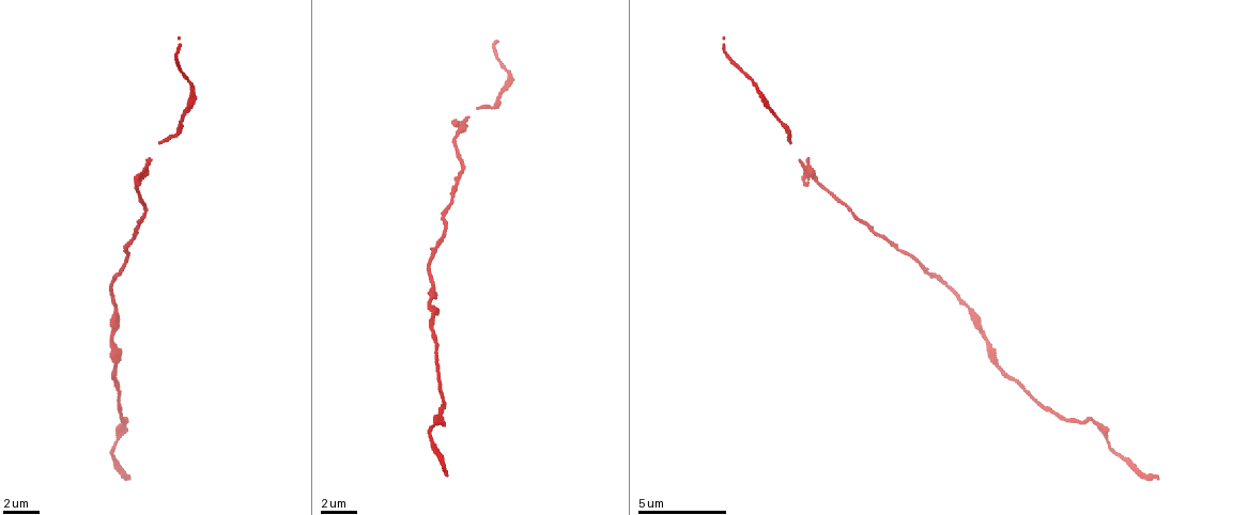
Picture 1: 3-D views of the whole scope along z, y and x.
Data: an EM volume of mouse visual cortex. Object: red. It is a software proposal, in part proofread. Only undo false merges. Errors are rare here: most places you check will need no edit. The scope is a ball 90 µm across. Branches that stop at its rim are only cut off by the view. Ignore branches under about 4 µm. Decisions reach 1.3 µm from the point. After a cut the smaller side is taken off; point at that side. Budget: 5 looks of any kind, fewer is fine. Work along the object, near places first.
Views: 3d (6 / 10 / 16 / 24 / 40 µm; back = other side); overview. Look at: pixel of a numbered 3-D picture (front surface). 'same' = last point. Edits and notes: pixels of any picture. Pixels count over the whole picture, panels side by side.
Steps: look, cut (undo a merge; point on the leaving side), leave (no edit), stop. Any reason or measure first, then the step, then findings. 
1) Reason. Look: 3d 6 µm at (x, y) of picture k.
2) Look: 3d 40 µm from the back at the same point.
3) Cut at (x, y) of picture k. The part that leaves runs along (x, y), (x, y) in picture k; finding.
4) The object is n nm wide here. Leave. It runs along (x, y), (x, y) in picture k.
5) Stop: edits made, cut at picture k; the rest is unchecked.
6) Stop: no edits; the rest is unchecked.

A narrow waist. Look: 3d 6 µm at (432, 429) of picture 1.

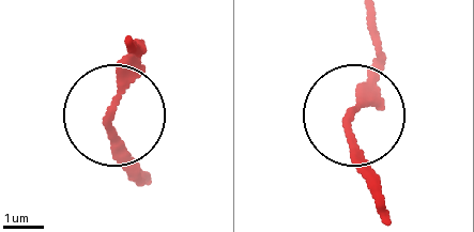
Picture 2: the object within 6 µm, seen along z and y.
From behind. Look: 3d 6 µm from the back at (109, 115) of picture 2.

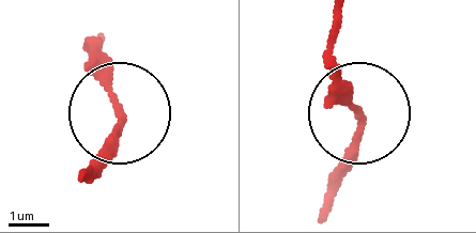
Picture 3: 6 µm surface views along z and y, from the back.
The object is 160 nm wide here. Leave. It runs along (337, 13), (331, 64), (357, 108), (357, 146), (341, 184) in picture 3; all the same cell.

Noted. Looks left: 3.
A narrow waist. Look: 3d 10 µm at (111, 335) of picture 1.

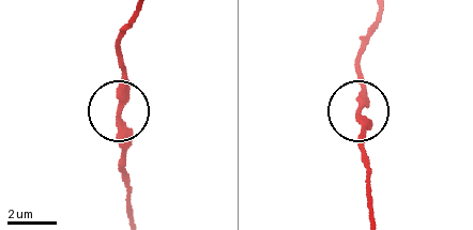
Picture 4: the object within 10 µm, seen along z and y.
Look: 3d 6 µm at (359, 110) of picture 4.

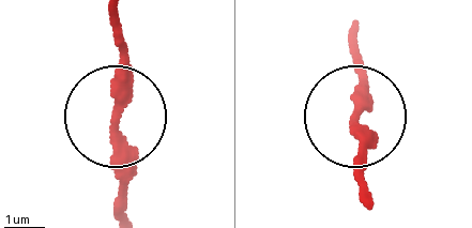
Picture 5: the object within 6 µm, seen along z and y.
The object is 260 nm wide here. Leave. It runs along (118, 16), (118, 197) in picture 5; continuous, no second cell.

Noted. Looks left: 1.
Look: 3d 6 µm at (499, 95) of picture 1.

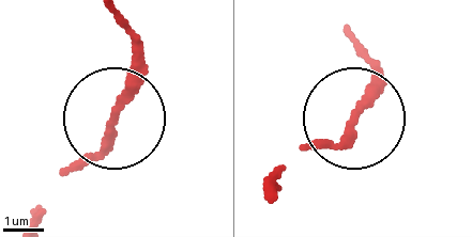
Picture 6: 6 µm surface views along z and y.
Leave. It runs along (37, 218), (103, 136), (136, 47) in picture 6; all the same cell.

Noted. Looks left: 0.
Stop: no edits; the rest is unchecked.

